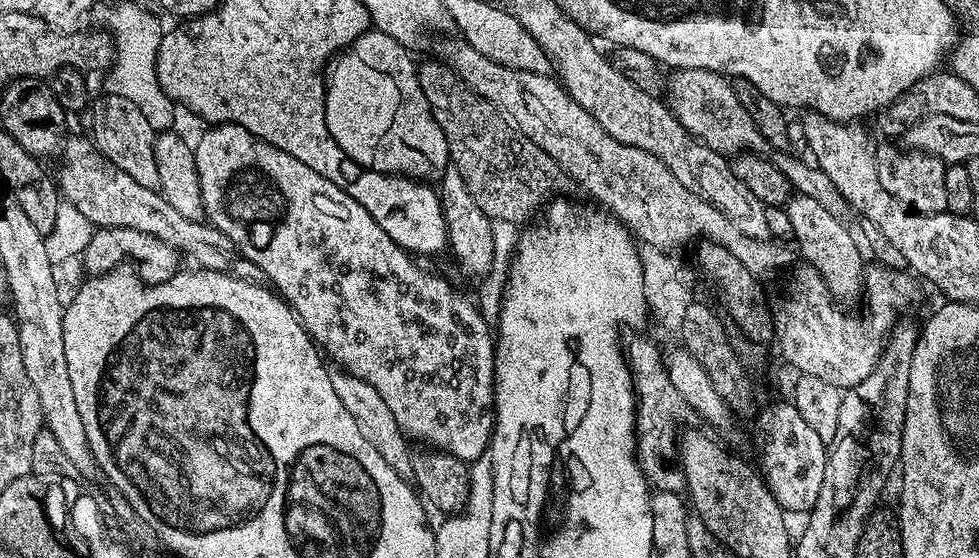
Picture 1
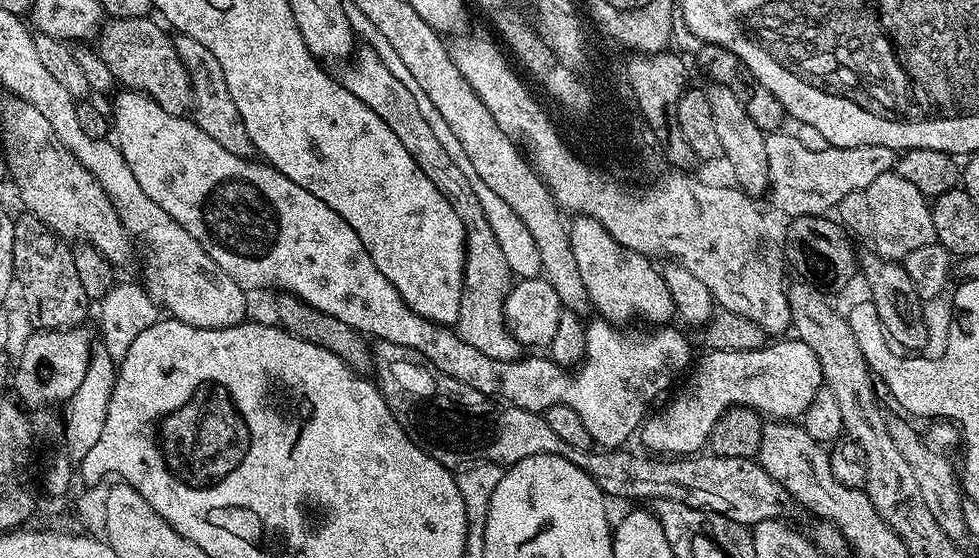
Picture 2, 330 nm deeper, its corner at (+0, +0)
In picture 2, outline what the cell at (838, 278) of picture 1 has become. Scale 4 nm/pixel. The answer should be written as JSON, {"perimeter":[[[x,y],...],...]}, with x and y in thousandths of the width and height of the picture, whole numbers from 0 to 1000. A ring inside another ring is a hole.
{"perimeter":[[[742,151],[722,152],[725,204],[729,204],[729,235],[733,238],[733,254],[739,285],[744,285],[748,308],[752,314],[751,328],[756,342],[763,344],[769,355],[785,342],[784,335],[784,285],[782,283],[781,238],[774,226],[770,226],[770,211],[762,204],[756,181],[755,163]]]}

